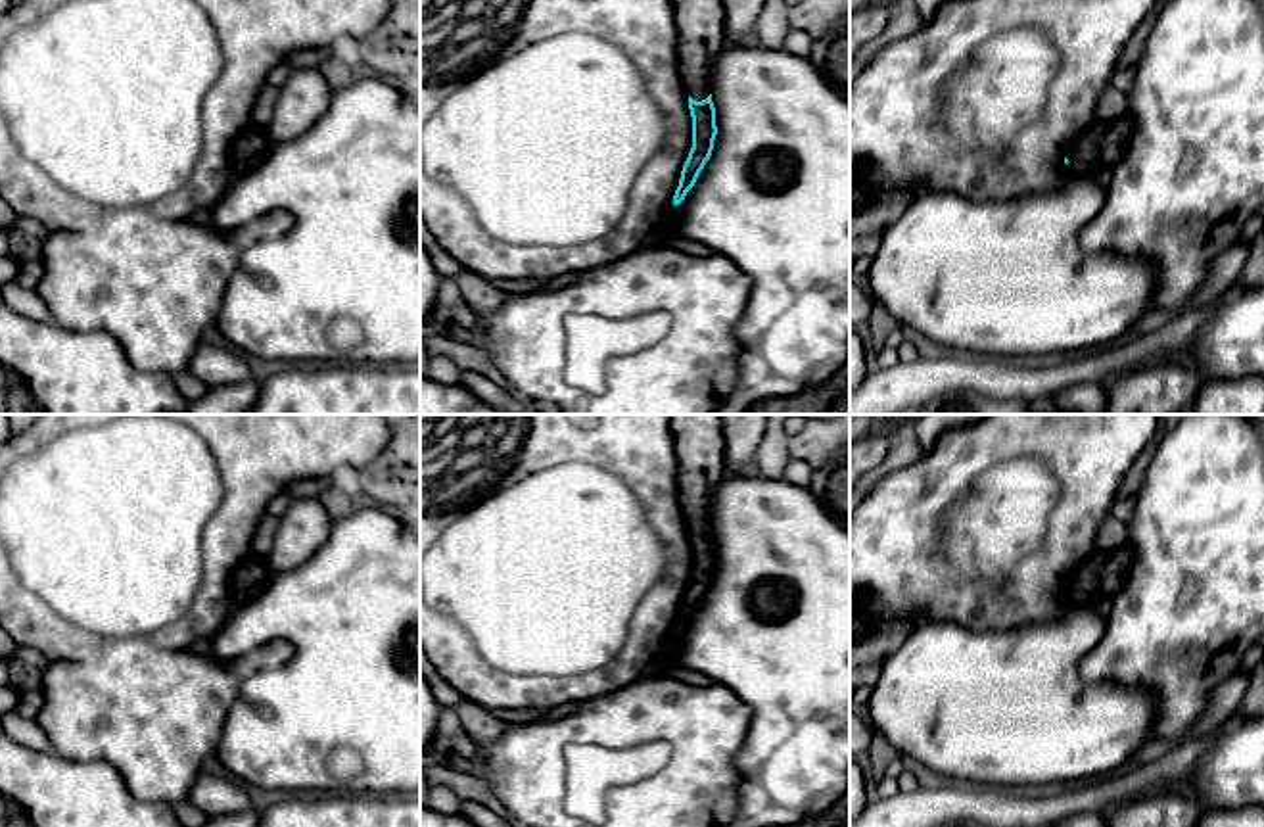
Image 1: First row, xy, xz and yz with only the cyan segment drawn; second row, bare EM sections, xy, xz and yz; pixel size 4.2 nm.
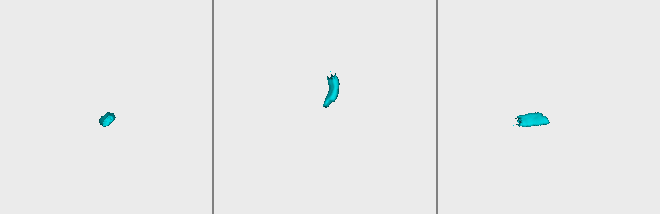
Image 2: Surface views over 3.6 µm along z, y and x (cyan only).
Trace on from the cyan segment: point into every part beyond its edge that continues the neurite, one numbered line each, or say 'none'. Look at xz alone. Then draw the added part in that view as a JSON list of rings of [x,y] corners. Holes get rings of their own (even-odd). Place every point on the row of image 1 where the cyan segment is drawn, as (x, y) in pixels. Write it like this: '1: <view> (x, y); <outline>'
1: xz (701, 23); [[[671,0],[677,27],[677,59],[687,96],[710,96],[708,79],[725,44],[721,0]]]

